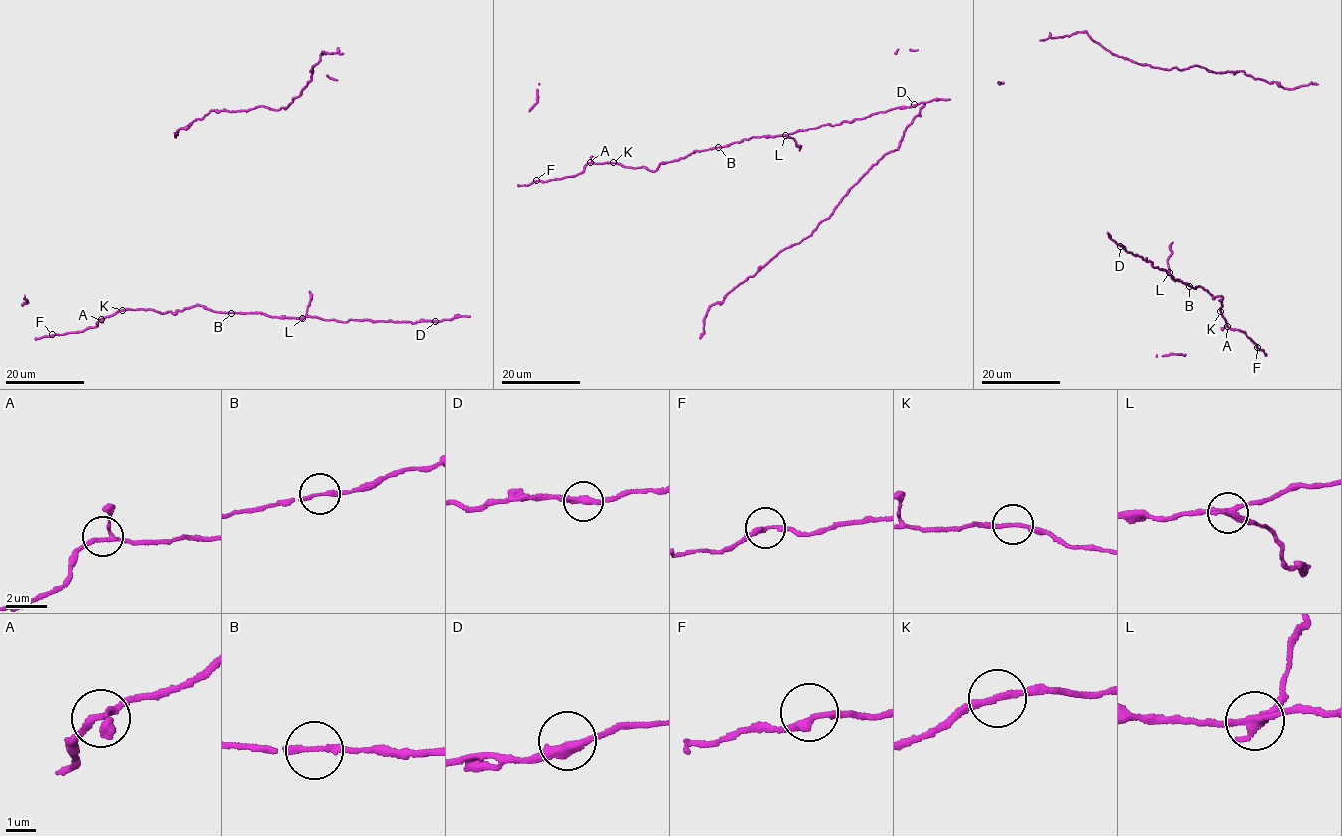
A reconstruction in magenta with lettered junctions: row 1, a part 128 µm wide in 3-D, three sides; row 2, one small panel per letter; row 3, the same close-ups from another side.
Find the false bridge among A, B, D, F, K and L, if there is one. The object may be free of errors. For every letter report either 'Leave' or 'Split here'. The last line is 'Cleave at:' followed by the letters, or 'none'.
A: Leave
B: Leave
D: Leave
F: Leave
K: Leave
L: Split here
Cleave at: L

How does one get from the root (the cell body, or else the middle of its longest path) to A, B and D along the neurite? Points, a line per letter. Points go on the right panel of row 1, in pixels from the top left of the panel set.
A: (1171, 253), (1167, 263), (1174, 281), (1194, 289), (1200, 286), (1214, 298), (1221, 296), (1220, 310), (1227, 326)
B: (1171, 253), (1167, 262), (1169, 273), (1175, 281), (1189, 285)
D: (1171, 253), (1167, 272), (1120, 246)

